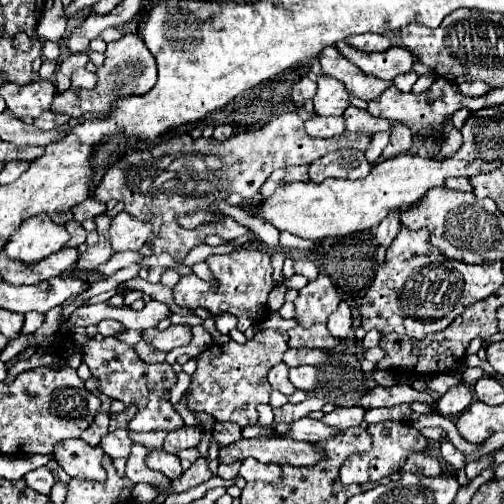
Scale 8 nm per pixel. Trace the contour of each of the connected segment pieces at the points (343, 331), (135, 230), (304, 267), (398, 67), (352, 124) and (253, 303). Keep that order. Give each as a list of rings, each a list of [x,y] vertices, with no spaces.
[[[341,301],[339,309],[335,313],[331,313],[331,317],[327,321],[327,327],[329,327],[331,335],[335,335],[339,339],[349,337],[349,333],[351,333],[351,309],[345,301]]]
[[[125,211],[119,213],[111,221],[111,247],[115,253],[119,251],[139,251],[151,233],[151,223],[135,221]]]
[[[295,261],[295,273],[305,275],[305,277],[311,281],[311,279],[315,279],[315,277],[319,275],[319,269],[317,269],[317,265],[311,263],[311,261]]]
[[[347,39],[337,41],[335,49],[349,59],[353,65],[357,65],[363,73],[375,75],[377,79],[395,79],[401,73],[411,71],[411,65],[415,61],[413,53],[403,47],[391,47],[387,53],[363,53],[347,43]]]
[[[347,107],[343,113],[343,119],[347,123],[347,131],[361,131],[365,135],[375,135],[379,131],[389,131],[391,123],[381,117],[371,117],[367,111],[357,107]]]
[[[243,247],[229,255],[211,255],[211,257],[207,257],[207,265],[219,287],[211,289],[209,281],[203,281],[193,273],[183,275],[181,281],[173,287],[175,303],[179,307],[187,307],[187,309],[203,307],[211,315],[231,313],[237,317],[237,329],[243,333],[251,325],[255,325],[267,317],[267,313],[269,313],[267,295],[273,289],[273,267],[271,267],[269,253],[253,249],[253,247]]]

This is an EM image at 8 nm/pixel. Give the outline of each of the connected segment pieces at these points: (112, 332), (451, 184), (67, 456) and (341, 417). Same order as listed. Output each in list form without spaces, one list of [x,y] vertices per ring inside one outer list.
[[[101,321],[101,323],[97,325],[97,329],[99,329],[99,333],[101,333],[103,337],[115,337],[115,335],[123,333],[123,325],[119,325],[117,321]]]
[[[447,177],[445,187],[453,191],[471,191],[471,183],[467,177]]]
[[[63,439],[53,447],[53,461],[57,461],[69,477],[103,481],[105,469],[101,465],[103,451],[87,445],[83,439]]]
[[[337,407],[335,411],[327,413],[321,421],[337,431],[343,431],[343,429],[349,429],[349,427],[355,427],[363,421],[363,415],[365,411],[361,407],[349,407],[349,409],[341,409]]]

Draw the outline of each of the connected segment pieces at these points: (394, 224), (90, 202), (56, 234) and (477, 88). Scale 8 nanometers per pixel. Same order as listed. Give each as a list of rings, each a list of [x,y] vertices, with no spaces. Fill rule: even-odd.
[[[393,209],[381,223],[379,223],[379,227],[377,227],[377,241],[381,243],[381,245],[391,245],[391,241],[395,239],[395,235],[399,233],[399,229],[401,229],[401,221],[399,221],[399,215],[401,215],[401,211],[399,209]]]
[[[87,197],[85,201],[77,203],[71,211],[73,211],[73,219],[81,223],[81,221],[85,221],[85,219],[89,219],[89,217],[95,217],[95,215],[105,213],[105,203],[97,201],[97,199],[93,199],[93,197]]]
[[[35,215],[23,221],[23,225],[9,237],[5,245],[5,253],[11,259],[23,263],[35,263],[63,249],[67,241],[69,241],[69,233],[65,225],[55,223],[51,217]]]
[[[471,81],[471,83],[463,83],[459,85],[461,93],[467,95],[467,97],[481,97],[481,95],[487,95],[491,91],[489,85],[485,85],[483,81]]]

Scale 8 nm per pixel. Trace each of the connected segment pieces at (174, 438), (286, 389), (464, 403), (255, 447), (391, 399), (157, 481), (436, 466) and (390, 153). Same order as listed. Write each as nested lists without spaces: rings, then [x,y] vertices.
[[[181,427],[181,429],[175,429],[175,431],[167,431],[163,449],[167,453],[177,453],[181,449],[197,447],[201,437],[203,437],[203,433],[197,427]]]
[[[277,363],[275,367],[271,367],[271,371],[269,371],[269,383],[273,385],[273,389],[277,389],[277,391],[281,391],[283,395],[293,395],[295,393],[295,387],[293,387],[293,383],[289,381],[289,377],[287,377],[287,373],[289,373],[289,369],[287,369],[287,365],[283,365],[283,363]]]
[[[459,383],[455,387],[451,387],[437,403],[437,411],[441,415],[457,415],[461,411],[465,411],[473,401],[473,393],[465,383]]]
[[[257,437],[239,439],[223,449],[219,449],[221,463],[233,463],[253,457],[261,463],[289,463],[289,465],[315,465],[323,453],[315,449],[313,443],[293,441],[289,437]]]
[[[398,383],[390,388],[376,386],[368,391],[366,395],[357,399],[357,404],[365,407],[392,407],[402,403],[412,403],[414,401],[421,401],[433,407],[435,411],[435,399],[425,391],[416,391],[407,384]]]
[[[133,443],[131,447],[131,455],[127,459],[127,469],[125,469],[125,475],[133,481],[133,483],[153,483],[161,489],[167,489],[169,487],[169,479],[163,477],[161,473],[155,473],[151,471],[145,461],[143,461],[143,453],[149,453],[149,449],[145,445],[139,445],[139,443]]]
[[[427,451],[425,455],[409,457],[409,461],[405,463],[405,471],[407,473],[429,473],[431,477],[435,477],[441,474],[442,469],[439,459]]]
[[[395,123],[393,129],[391,129],[391,139],[389,139],[389,145],[383,149],[381,157],[383,159],[393,159],[397,155],[403,155],[411,149],[413,145],[413,133],[411,129],[407,129],[407,125],[403,123]]]

